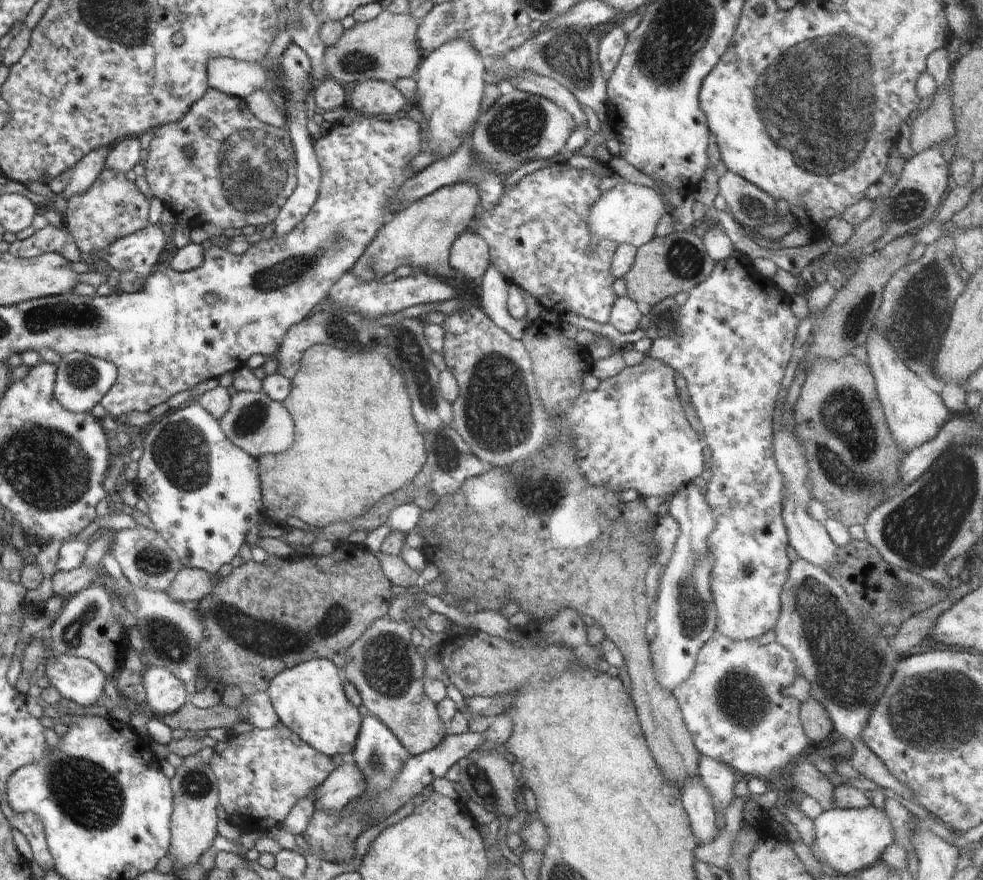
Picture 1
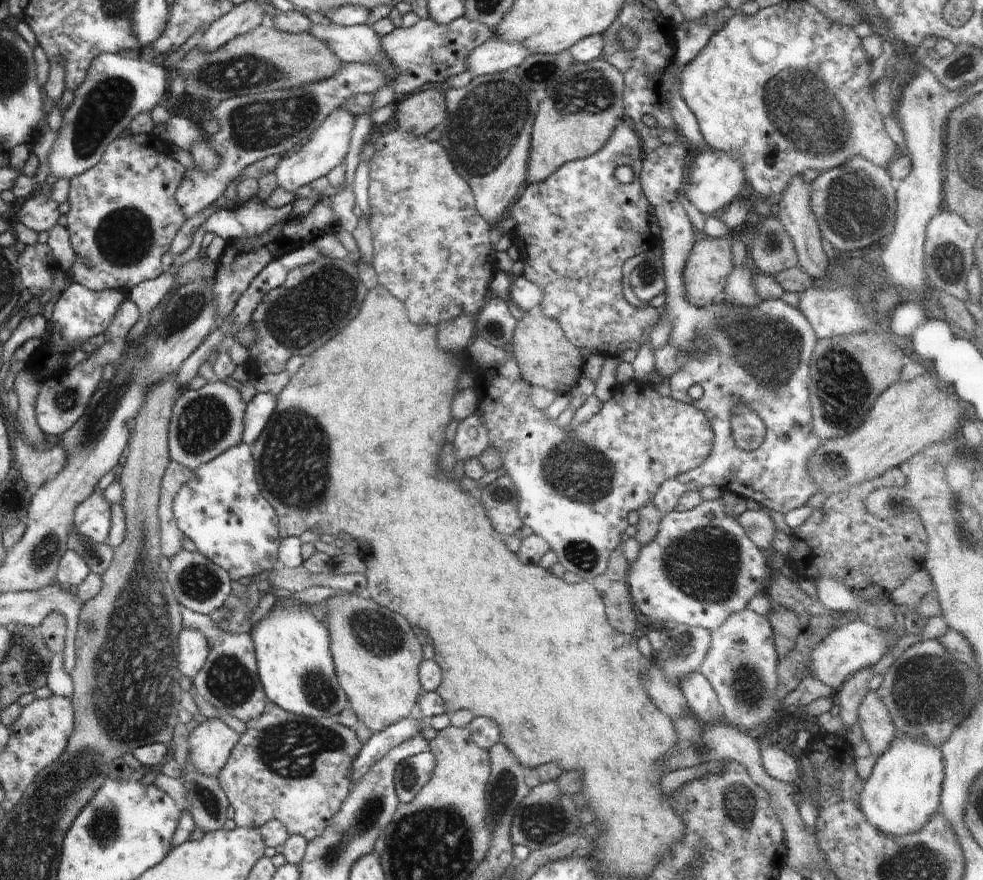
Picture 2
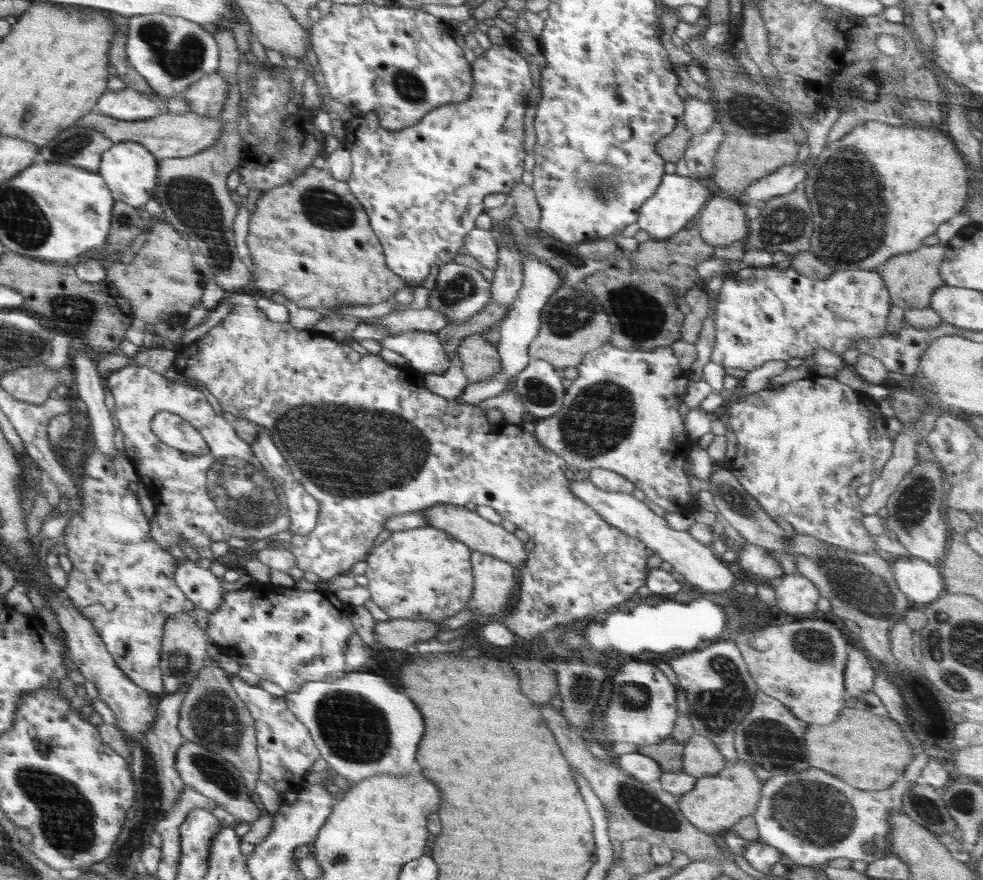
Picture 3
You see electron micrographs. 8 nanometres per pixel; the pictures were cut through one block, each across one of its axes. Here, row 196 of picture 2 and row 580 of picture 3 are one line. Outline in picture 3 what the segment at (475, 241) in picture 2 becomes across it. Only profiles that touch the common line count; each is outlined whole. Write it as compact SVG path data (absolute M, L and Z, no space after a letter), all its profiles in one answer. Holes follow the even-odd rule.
M432 526L394 532L387 540L368 554L365 575L368 578L370 603L381 608L392 619L435 620L441 622L465 609L471 599L474 579L471 565L472 549L461 540Z

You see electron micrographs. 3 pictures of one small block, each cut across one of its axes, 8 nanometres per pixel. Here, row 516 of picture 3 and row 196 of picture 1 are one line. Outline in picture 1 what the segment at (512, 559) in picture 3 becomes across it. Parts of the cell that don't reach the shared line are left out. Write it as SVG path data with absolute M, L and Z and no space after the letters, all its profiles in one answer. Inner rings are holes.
M471 182L443 186L432 194L412 202L401 213L391 216L380 227L374 240L356 261L352 272L365 281L380 281L408 261L413 266L443 279L460 278L449 263L449 252L459 234L469 228L471 219L481 211L481 192Z

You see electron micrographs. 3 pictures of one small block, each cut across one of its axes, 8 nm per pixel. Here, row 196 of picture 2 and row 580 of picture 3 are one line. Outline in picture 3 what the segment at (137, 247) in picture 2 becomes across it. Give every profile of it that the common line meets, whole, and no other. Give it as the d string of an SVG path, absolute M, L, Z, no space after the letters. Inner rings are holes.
M95 449L88 460L86 460L84 466L84 472L77 478L79 487L79 497L81 498L81 507L71 516L68 525L62 532L61 544L64 544L68 548L67 556L72 562L72 570L68 574L68 582L64 588L61 588L61 592L67 594L67 598L88 620L91 620L93 627L97 629L97 632L101 635L101 639L105 643L105 647L113 655L113 659L116 661L117 668L120 668L125 676L130 681L134 681L134 684L141 686L148 693L166 693L163 687L163 675L160 671L160 657L161 657L161 640L163 637L163 626L167 618L175 615L178 611L188 612L195 609L195 604L182 592L178 585L175 583L175 570L176 559L169 551L163 549L157 542L151 539L150 536L150 516L146 516L146 512L142 511L142 500L138 499L138 492L134 492L134 488L130 488L130 484L134 484L134 481L139 481L137 468L134 468L134 460L126 455L126 452L117 452L117 458L112 460L106 460L104 454L100 450Z

